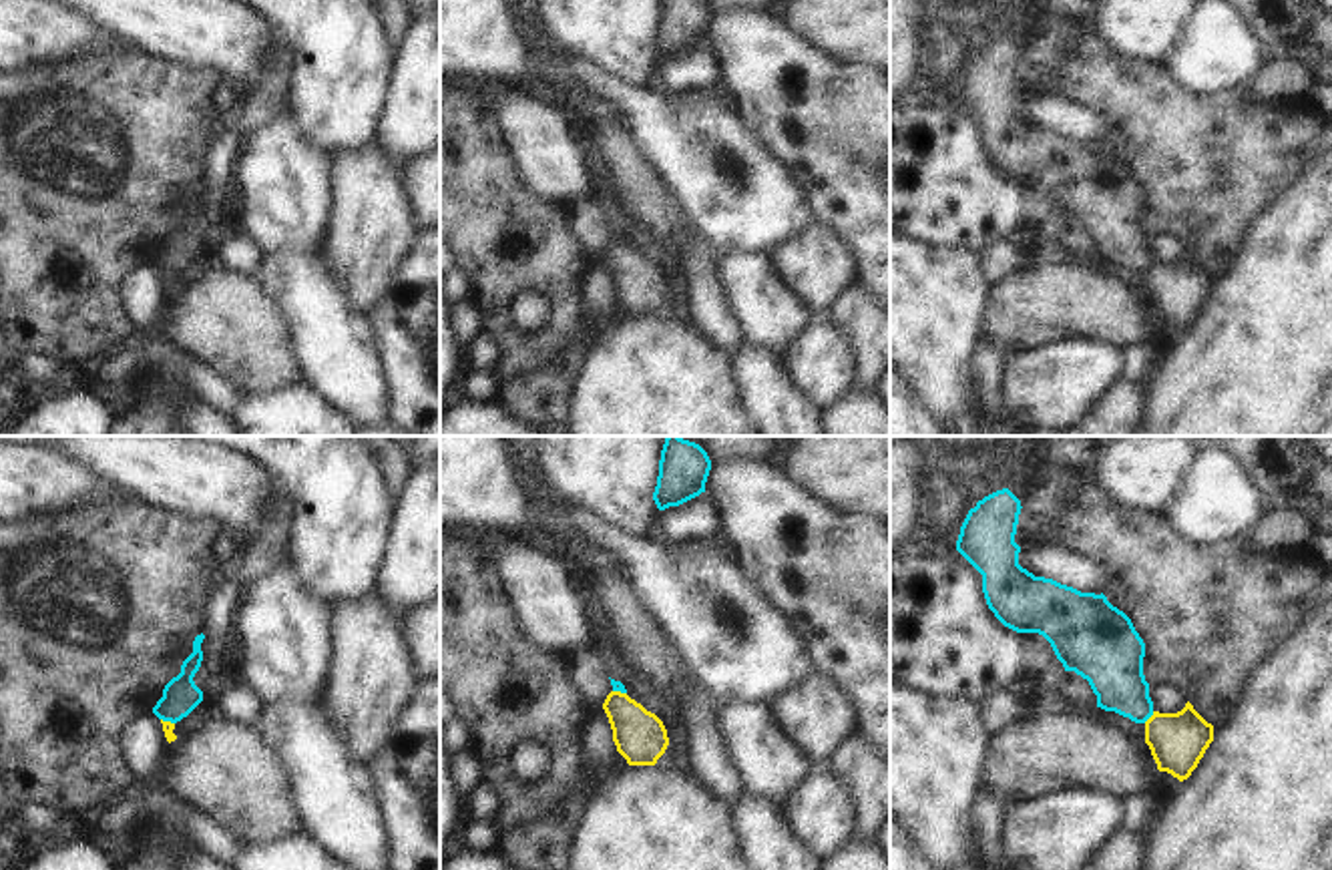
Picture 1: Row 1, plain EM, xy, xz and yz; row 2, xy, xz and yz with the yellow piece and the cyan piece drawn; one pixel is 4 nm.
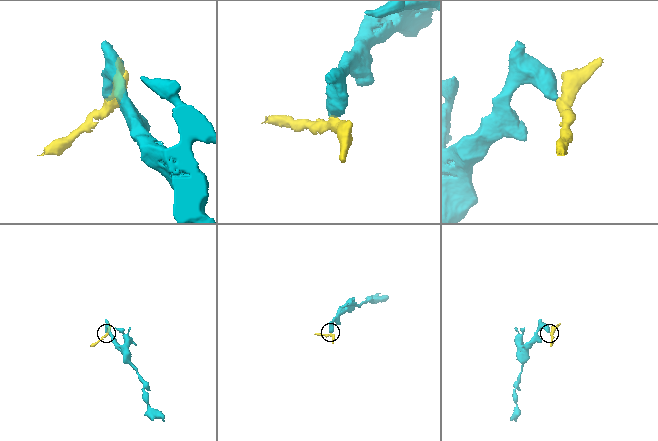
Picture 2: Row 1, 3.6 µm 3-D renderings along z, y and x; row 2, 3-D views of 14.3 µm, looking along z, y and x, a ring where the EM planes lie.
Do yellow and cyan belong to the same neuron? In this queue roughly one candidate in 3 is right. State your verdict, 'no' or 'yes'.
no

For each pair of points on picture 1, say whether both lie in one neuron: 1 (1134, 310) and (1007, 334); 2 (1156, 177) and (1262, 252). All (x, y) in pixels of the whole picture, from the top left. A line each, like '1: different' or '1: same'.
1: same
2: different

